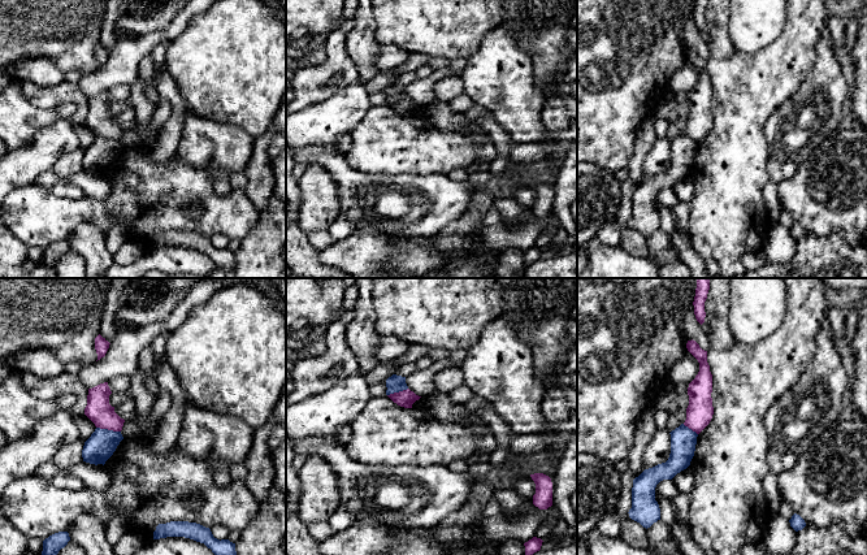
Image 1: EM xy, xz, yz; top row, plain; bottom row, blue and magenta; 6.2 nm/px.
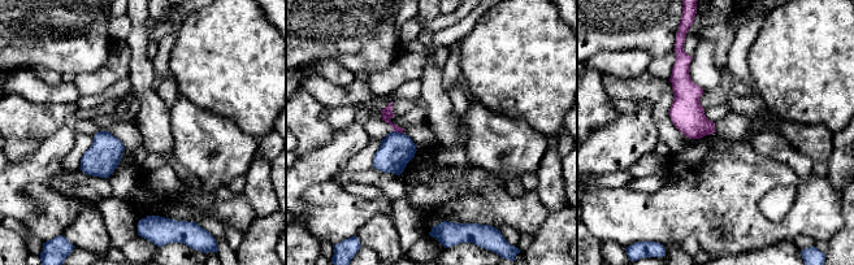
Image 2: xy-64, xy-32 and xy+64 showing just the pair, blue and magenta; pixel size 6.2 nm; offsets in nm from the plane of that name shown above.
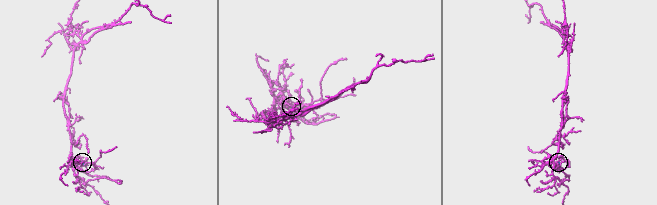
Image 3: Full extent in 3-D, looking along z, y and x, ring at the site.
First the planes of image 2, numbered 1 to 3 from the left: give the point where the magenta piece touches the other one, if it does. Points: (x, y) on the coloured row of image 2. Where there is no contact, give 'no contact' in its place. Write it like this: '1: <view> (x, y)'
1: no contact
2: xy-32 (398, 133)
3: no contact

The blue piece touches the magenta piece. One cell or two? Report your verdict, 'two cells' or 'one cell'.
two cells

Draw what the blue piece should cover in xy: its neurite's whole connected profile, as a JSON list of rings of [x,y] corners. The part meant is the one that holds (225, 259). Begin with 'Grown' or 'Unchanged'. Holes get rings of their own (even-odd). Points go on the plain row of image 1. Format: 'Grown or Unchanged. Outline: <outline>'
Unchanged. Outline: [[[170,230],[166,233],[159,233],[153,240],[153,248],[166,246],[185,246],[204,252],[212,259],[216,266],[220,266],[225,272],[235,270],[237,266],[235,252],[229,248],[220,250],[214,247],[209,237],[196,231]]]

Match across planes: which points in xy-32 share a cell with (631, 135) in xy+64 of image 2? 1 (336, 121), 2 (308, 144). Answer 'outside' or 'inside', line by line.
1: outside
2: outside

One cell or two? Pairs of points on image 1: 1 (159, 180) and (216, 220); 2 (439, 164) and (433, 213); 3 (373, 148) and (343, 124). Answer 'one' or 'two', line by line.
1: one
2: two
3: two

